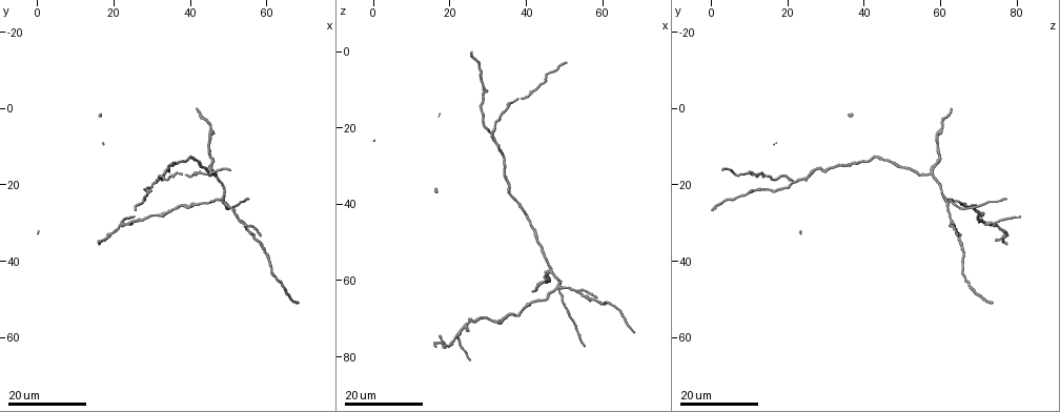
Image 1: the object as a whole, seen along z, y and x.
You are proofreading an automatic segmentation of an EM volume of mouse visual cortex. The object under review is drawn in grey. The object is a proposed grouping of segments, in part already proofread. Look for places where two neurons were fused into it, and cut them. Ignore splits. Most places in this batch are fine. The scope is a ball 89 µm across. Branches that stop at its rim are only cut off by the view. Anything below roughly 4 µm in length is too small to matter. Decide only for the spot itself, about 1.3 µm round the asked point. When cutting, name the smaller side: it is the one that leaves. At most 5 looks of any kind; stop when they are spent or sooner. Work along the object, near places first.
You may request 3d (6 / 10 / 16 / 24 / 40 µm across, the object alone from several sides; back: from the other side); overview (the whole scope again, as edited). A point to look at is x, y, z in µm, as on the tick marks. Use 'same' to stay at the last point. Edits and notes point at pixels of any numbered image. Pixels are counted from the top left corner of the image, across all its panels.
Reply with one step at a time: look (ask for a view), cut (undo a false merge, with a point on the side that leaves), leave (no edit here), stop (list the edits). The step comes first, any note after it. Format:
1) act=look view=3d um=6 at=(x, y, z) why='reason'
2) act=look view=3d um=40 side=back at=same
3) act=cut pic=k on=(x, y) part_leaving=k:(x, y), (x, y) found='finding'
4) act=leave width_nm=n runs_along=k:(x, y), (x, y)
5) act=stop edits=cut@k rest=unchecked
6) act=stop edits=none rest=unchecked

act=look view=3d um=16 at=(46.0, 16.5, 58.0) why='branch point'

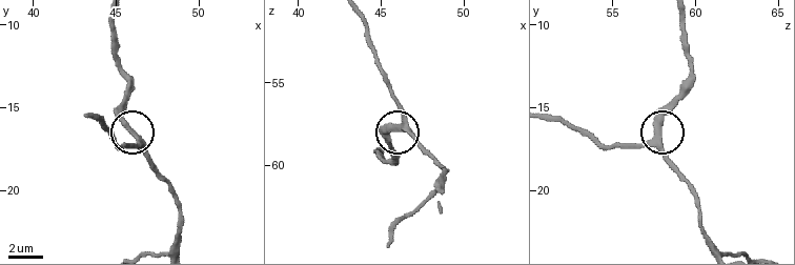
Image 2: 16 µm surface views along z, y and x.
act=look view=3d um=6 at=(46.4, 17.0, 57.7)

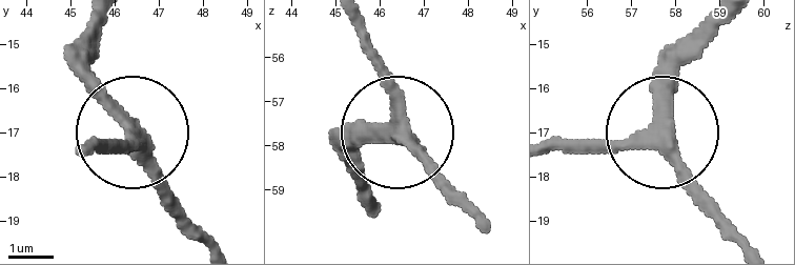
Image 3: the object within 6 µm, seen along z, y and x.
act=look view=3d um=6 side=back at=(46.45, 17.00, 57.70)

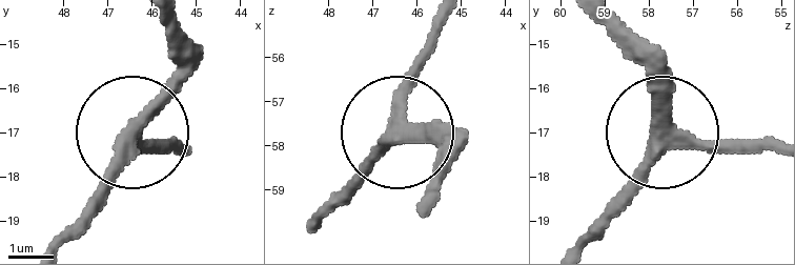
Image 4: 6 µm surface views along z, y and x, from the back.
act=leave side_arm_um=21 runs_along=4:(768, 150), (734, 150), (670, 124), (648, 41) found='continuous, no second neuron'

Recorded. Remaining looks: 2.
act=look view=3d um=24 at=(54.0, 30.0, 63.5) why='three-way junction'

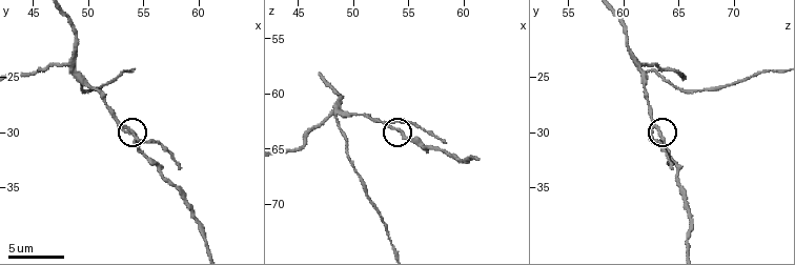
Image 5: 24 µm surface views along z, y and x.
act=look view=3d um=6 at=(53.8, 29.6, 63.0)

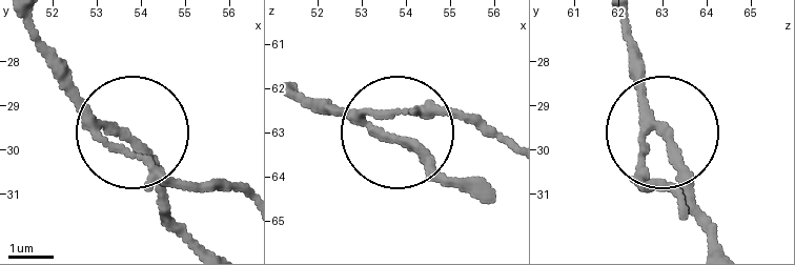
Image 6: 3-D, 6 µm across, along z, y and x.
act=cut pic=6 on=(144, 156) arms=3 found='two neurons meet here'

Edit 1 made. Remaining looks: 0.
act=stop edits=cut@6 rest=unchecked

